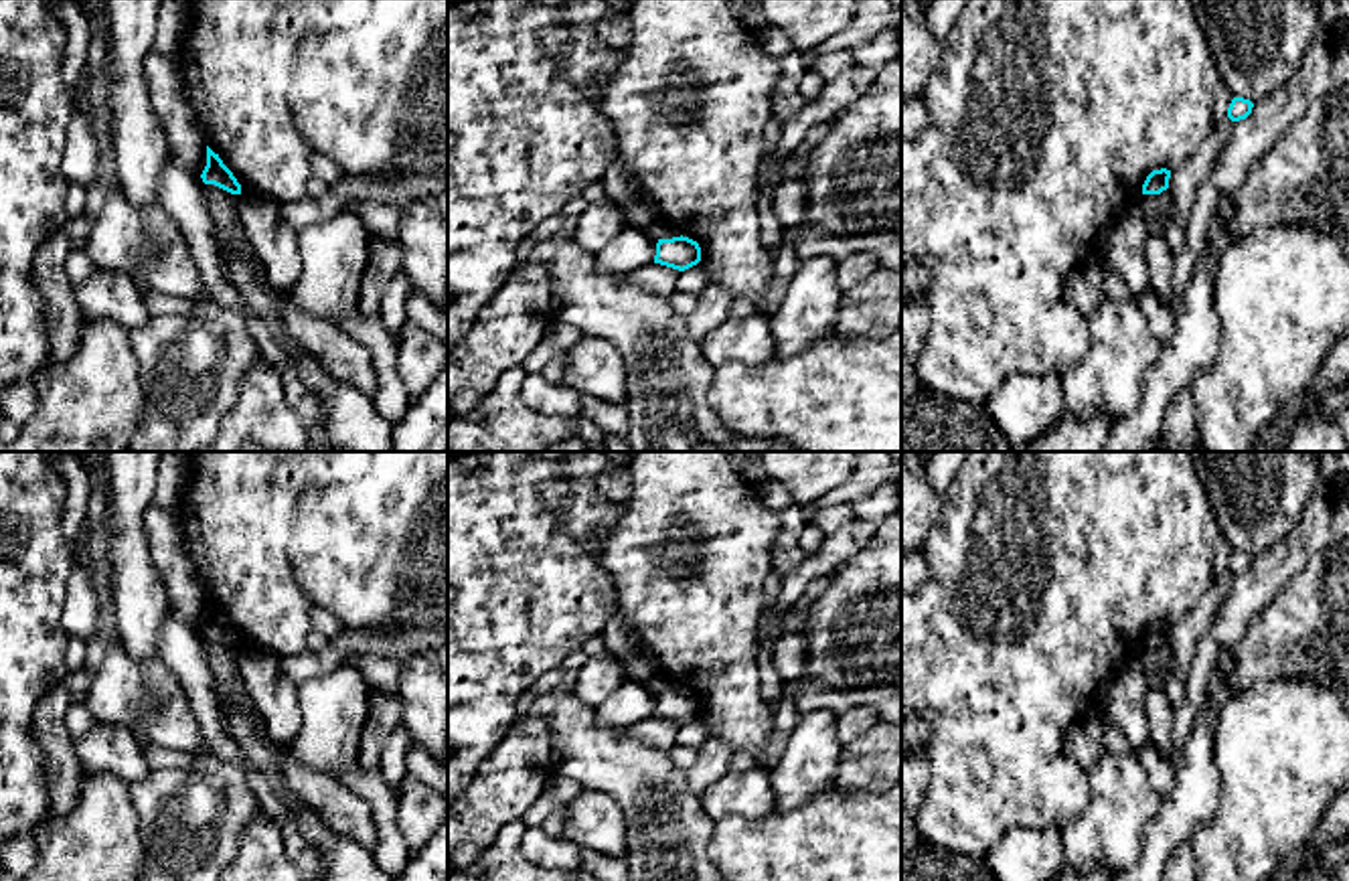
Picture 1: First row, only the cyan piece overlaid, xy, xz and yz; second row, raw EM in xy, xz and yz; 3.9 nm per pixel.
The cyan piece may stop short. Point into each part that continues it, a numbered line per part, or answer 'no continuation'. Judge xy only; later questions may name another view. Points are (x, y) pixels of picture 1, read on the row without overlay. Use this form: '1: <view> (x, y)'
no continuation

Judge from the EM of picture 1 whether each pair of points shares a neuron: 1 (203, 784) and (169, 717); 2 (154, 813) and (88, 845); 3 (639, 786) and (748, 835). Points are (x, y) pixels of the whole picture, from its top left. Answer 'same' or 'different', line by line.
1: different
2: different
3: different

